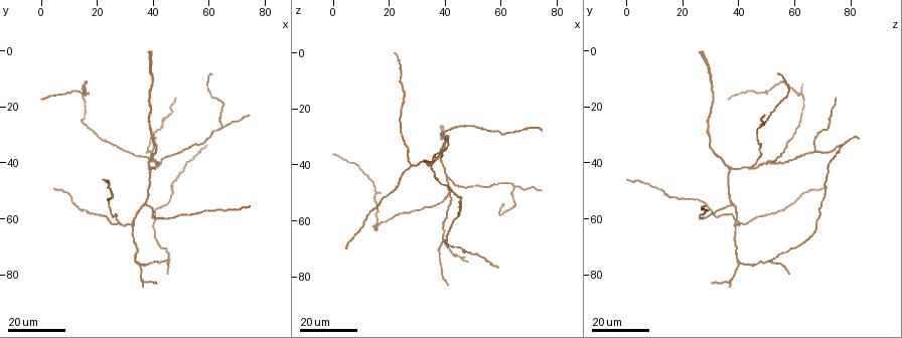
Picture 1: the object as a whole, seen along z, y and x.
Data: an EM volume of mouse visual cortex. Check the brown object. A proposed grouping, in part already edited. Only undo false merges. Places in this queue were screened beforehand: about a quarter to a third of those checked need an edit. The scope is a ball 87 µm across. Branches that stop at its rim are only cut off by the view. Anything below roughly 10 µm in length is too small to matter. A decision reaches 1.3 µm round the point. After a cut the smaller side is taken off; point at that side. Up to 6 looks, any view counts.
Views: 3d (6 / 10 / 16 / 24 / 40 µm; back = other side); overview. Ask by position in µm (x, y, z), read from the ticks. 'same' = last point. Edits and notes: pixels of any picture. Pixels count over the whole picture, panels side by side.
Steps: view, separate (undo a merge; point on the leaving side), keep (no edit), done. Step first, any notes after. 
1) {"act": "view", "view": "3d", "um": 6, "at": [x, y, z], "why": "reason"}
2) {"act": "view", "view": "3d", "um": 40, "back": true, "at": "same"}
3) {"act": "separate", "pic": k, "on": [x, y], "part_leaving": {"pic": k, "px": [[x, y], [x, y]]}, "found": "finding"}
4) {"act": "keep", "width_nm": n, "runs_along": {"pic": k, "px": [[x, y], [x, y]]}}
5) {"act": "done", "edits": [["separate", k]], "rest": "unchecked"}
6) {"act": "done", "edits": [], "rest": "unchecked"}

{"act": "view", "view": "3d", "um": 16, "at": [41, 41, 44], "why": "two arms in line, one across"}

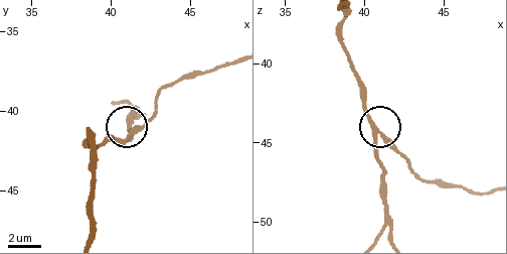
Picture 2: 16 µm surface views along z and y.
{"act": "view", "view": "3d", "um": 10, "at": [41.1, 41.6, 44.7]}

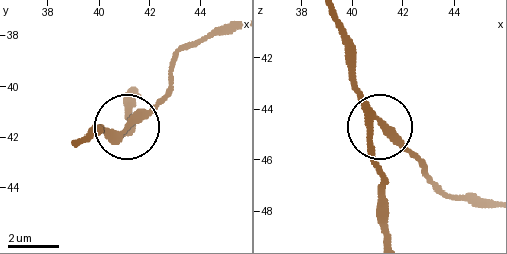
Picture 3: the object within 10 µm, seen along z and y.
{"act": "view", "view": "3d", "um": 6, "at": [41.2, 41.5, 44.8]}

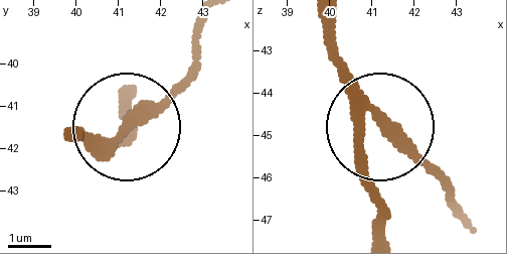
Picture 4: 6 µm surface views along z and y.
{"act": "keep", "runs_along": {"pic": 4, "px": [[67, 131], [90, 141], [122, 134], [193, 70]]}, "found": "all the same neuron"}

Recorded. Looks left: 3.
{"act": "view", "view": "3d", "um": 24, "at": [33, 62, 39], "why": "arms part here"}

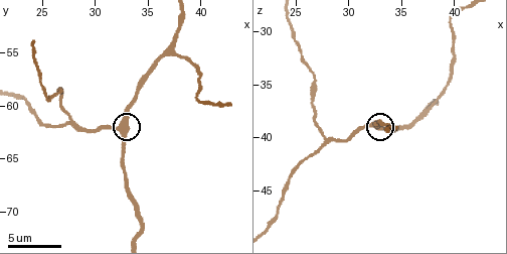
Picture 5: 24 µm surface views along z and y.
{"act": "view", "view": "3d", "um": 10, "at": [32.4, 62.2, 38.8], "why": "zoom in"}

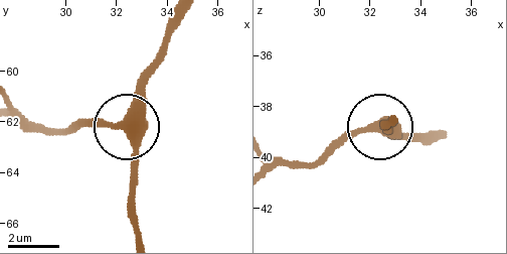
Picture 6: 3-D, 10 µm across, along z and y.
{"act": "keep", "side_arm_um": 56, "runs_along": {"pic": 6, "px": [[182, 19], [133, 117], [120, 123], [69, 123]]}, "found": "continuous, no second neuron"}

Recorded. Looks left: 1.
{"act": "done", "edits": [], "rest": "unchecked"}

